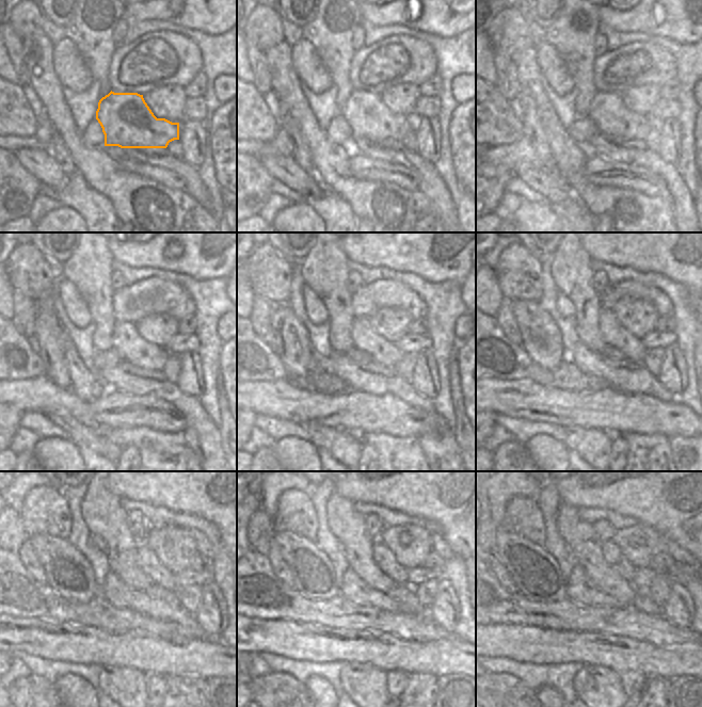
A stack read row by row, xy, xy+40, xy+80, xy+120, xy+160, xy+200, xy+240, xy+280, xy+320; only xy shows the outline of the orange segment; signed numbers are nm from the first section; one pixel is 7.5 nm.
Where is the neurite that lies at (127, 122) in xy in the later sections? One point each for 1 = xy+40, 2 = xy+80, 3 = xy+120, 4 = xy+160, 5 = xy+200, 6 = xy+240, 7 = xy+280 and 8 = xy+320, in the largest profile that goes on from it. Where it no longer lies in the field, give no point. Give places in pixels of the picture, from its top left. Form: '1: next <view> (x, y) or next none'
1: next xy+40 (368, 117)
2: next xy+80 (612, 118)
3: next xy+120 (127, 342)
4: next xy+160 (364, 337)
5: next xy+200 (603, 333)
6: next xy+240 (121, 550)
7: next xy+280 (359, 553)
8: next xy+320 (591, 558)

